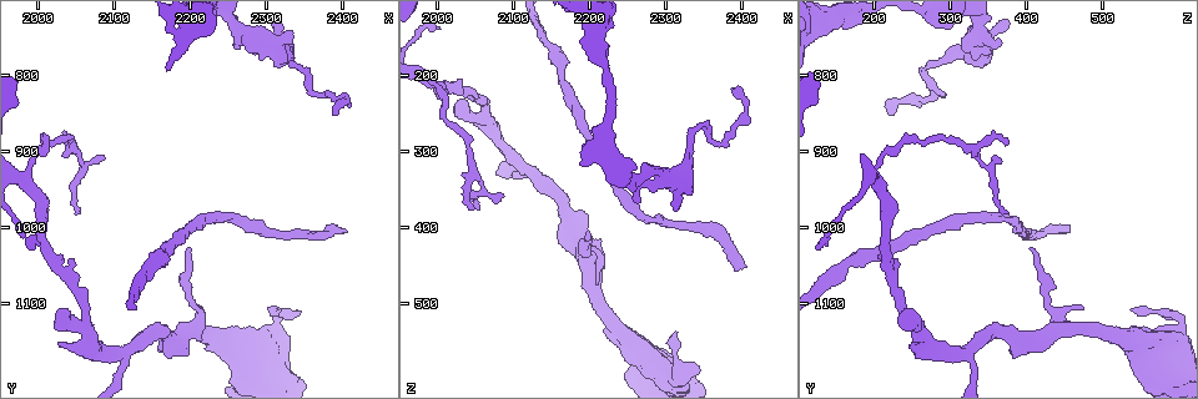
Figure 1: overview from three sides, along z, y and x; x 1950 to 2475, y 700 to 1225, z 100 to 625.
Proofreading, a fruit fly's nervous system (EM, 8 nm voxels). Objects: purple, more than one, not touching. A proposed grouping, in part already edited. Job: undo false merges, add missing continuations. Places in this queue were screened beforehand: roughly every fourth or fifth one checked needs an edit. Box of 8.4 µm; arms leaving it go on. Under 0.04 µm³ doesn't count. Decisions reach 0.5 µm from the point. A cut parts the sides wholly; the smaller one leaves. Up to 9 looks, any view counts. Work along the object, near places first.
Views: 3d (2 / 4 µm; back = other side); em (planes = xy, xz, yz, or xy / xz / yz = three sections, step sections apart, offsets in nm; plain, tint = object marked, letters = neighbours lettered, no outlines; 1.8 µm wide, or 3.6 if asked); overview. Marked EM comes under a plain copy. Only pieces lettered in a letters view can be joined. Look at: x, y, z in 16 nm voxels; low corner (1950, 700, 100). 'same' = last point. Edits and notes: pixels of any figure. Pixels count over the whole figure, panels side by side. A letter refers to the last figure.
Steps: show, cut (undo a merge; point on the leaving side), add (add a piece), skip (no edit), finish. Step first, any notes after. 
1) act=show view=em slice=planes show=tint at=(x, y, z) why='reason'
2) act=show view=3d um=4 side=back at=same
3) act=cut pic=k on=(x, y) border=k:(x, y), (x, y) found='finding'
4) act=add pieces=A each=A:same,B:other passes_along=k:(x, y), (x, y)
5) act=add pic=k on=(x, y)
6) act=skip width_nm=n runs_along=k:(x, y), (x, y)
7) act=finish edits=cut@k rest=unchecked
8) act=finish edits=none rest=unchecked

act=show view=em slice=planes show=tint at=(2030, 1150, 245) why='an open end'

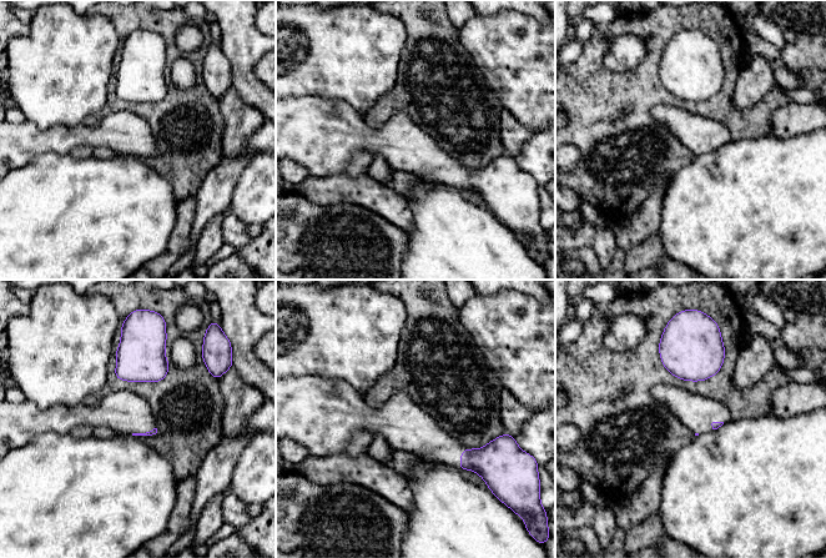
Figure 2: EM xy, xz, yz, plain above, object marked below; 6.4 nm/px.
act=show view=em slice=planes show=letters at=same why='see the neighbours'

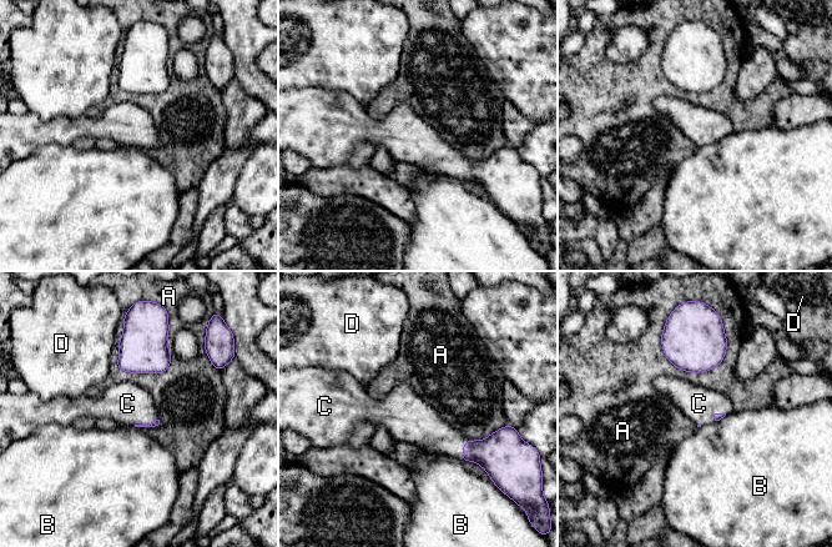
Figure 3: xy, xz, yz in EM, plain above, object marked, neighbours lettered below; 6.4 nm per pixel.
act=add pic=3 on=(430, 430) longest_contact=A:440nm each=A:other,B:other,C:same,D:other found='the neuron continues'

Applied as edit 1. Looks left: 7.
act=show view=em slice=planes show=letters at=(2405, 1000, 450) why='long arm stops here'

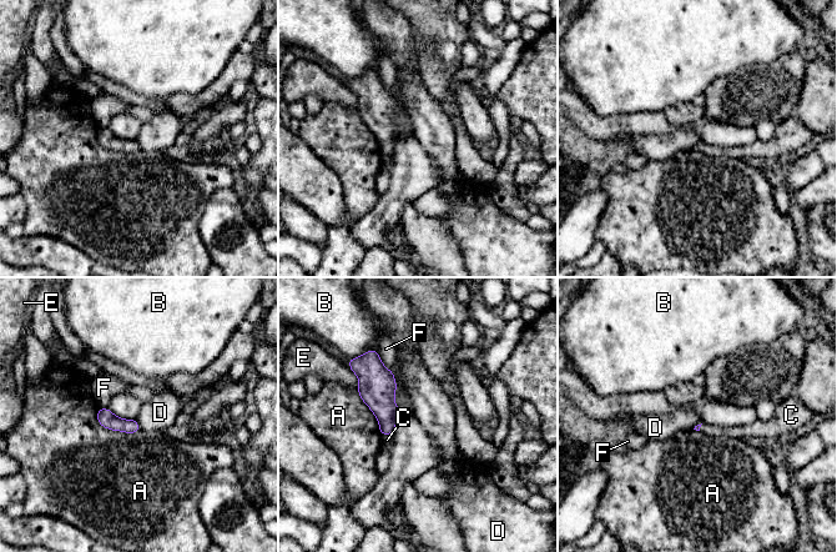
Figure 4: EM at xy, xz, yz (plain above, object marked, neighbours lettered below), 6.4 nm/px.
act=add pic=4 on=(387, 440) each=A:other,B:other,C:same,D:other,E:other,F:other passes_along=4:(378, 396), (387, 433), (387, 440) found='it goes on there'

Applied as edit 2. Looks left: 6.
act=show view=overview

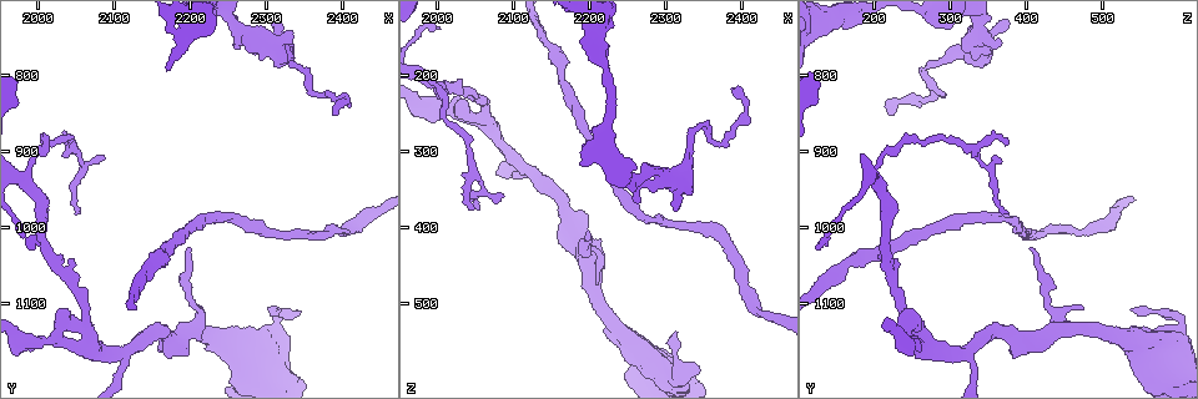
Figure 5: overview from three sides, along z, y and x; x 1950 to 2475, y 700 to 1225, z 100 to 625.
act=show view=3d um=4 at=(2260, 760, 365) why='branch stops here'

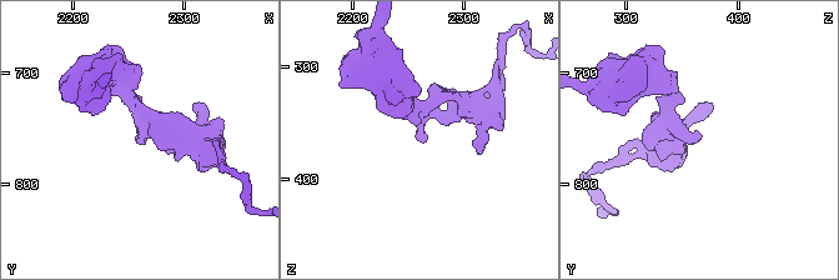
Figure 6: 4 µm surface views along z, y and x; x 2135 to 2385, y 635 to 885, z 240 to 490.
act=show view=em slice=planes show=tint at=(2262, 762, 366) why='need the tissue'

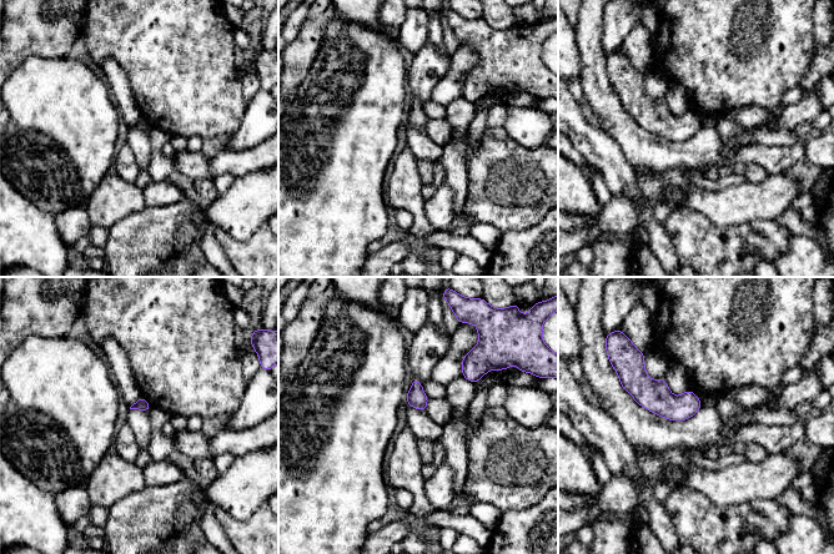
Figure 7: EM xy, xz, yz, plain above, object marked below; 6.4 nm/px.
act=show view=em slice=planes show=letters at=same why='what lies round it'

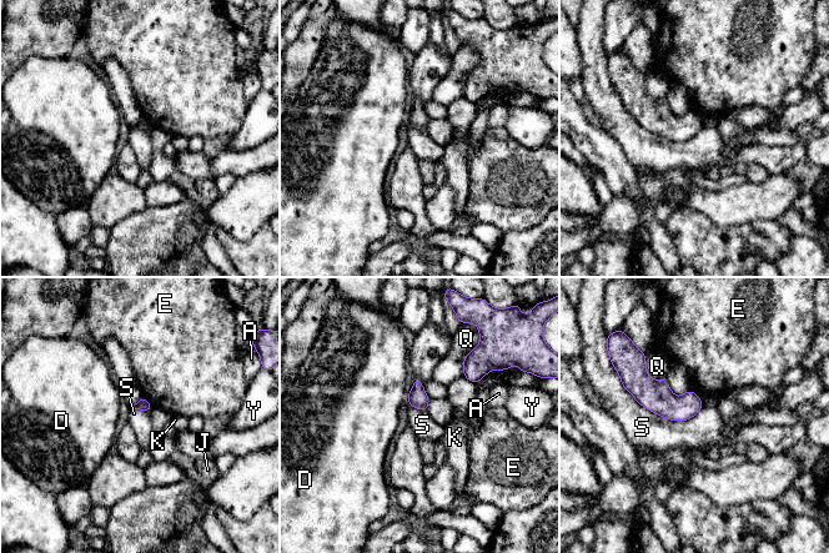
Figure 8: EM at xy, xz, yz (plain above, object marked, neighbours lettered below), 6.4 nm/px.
act=skip each=A:other,D:other,E:other,J:other,K:other,Q:other,S:other,Y:other border=8:(621, 380), (667, 418), (703, 406) found='no lettered piece goes on from it'

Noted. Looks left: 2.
act=show view=em slice=planes show=letters at=(2045, 895, 375) why='an open end'

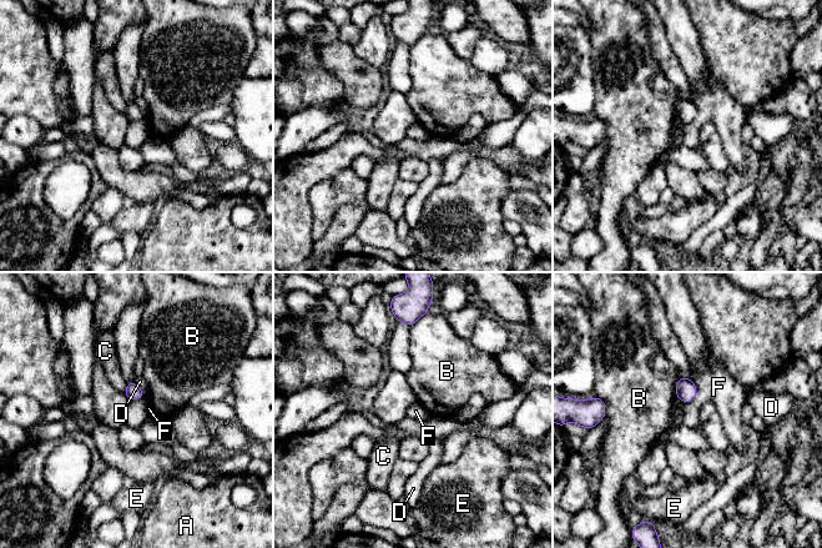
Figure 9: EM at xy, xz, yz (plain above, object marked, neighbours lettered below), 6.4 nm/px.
act=skip each=A:other,B:other,C:other,D:other,E:other,F:other border=9:(690, 377), (696, 395), (685, 403) found='no lettered piece goes on from it'

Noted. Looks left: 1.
act=finish edits=add@3,add@4 rest=unchecked

